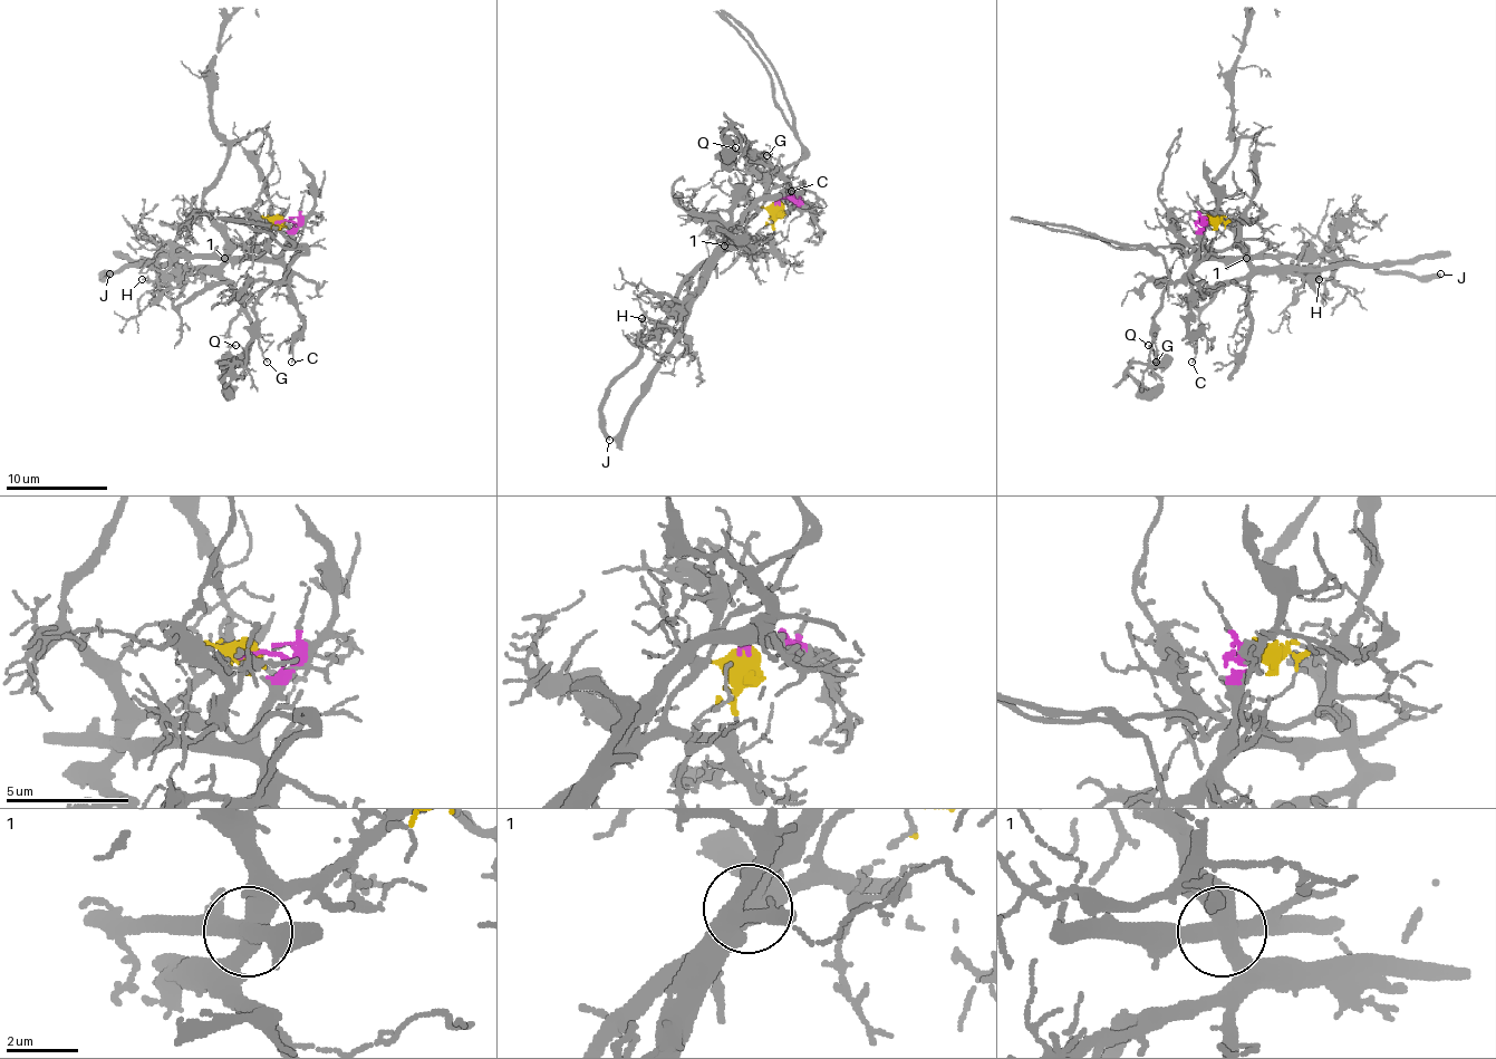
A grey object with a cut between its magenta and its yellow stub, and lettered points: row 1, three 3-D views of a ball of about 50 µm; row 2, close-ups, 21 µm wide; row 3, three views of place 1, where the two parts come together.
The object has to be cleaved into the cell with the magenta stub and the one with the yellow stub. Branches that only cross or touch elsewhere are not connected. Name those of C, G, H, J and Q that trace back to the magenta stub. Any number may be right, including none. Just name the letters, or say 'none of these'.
C, G, H, J, Q

